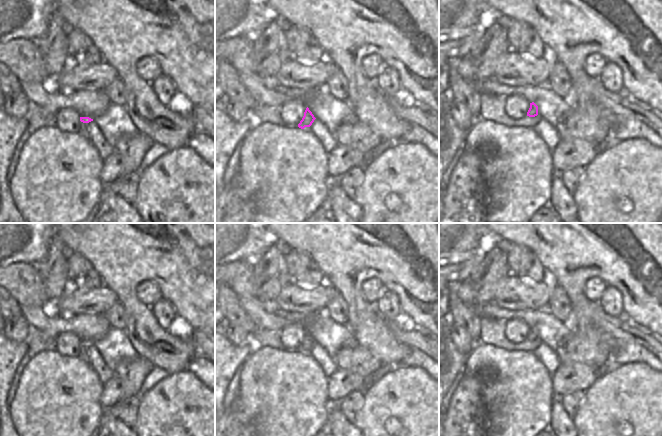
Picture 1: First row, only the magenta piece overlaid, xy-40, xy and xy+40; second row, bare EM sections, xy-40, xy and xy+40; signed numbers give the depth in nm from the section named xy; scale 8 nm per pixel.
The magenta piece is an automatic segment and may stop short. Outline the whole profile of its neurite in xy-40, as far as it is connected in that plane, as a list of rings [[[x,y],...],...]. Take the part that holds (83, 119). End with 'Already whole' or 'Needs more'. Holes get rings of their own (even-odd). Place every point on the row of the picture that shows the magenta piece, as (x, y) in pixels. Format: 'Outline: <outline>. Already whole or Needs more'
Outline: [[[80,117],[80,121],[81,121],[80,122],[80,134],[85,138],[90,139],[90,134],[86,130],[86,124],[93,121],[93,119],[89,117]]]. Needs more

